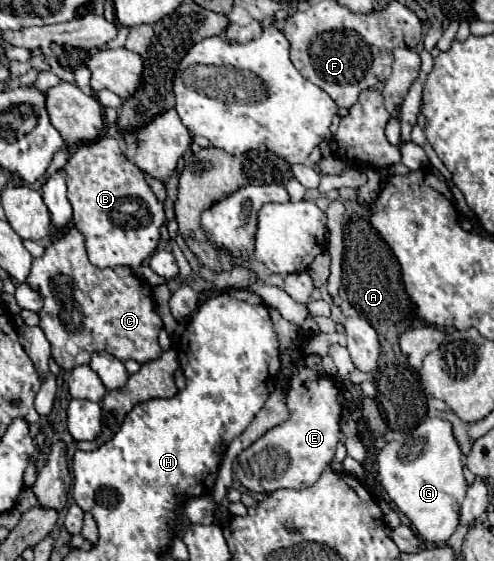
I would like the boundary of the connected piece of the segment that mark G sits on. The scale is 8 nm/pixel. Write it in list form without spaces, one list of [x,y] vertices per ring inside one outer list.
[[[427,419],[409,437],[389,441],[377,455],[377,475],[383,489],[423,541],[441,545],[459,525],[459,507],[467,491],[461,459],[453,427],[443,419]]]

